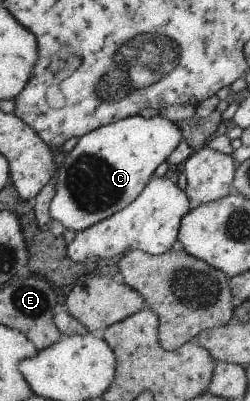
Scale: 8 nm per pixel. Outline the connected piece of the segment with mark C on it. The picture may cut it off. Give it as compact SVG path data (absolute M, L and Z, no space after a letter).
M137 114L82 135L53 174L55 193L49 204L51 218L58 220L66 229L82 231L120 212L140 194L152 178L152 172L156 170L156 166L160 166L167 159L167 156L182 141L181 137L181 130L171 120L159 115L143 118Z

